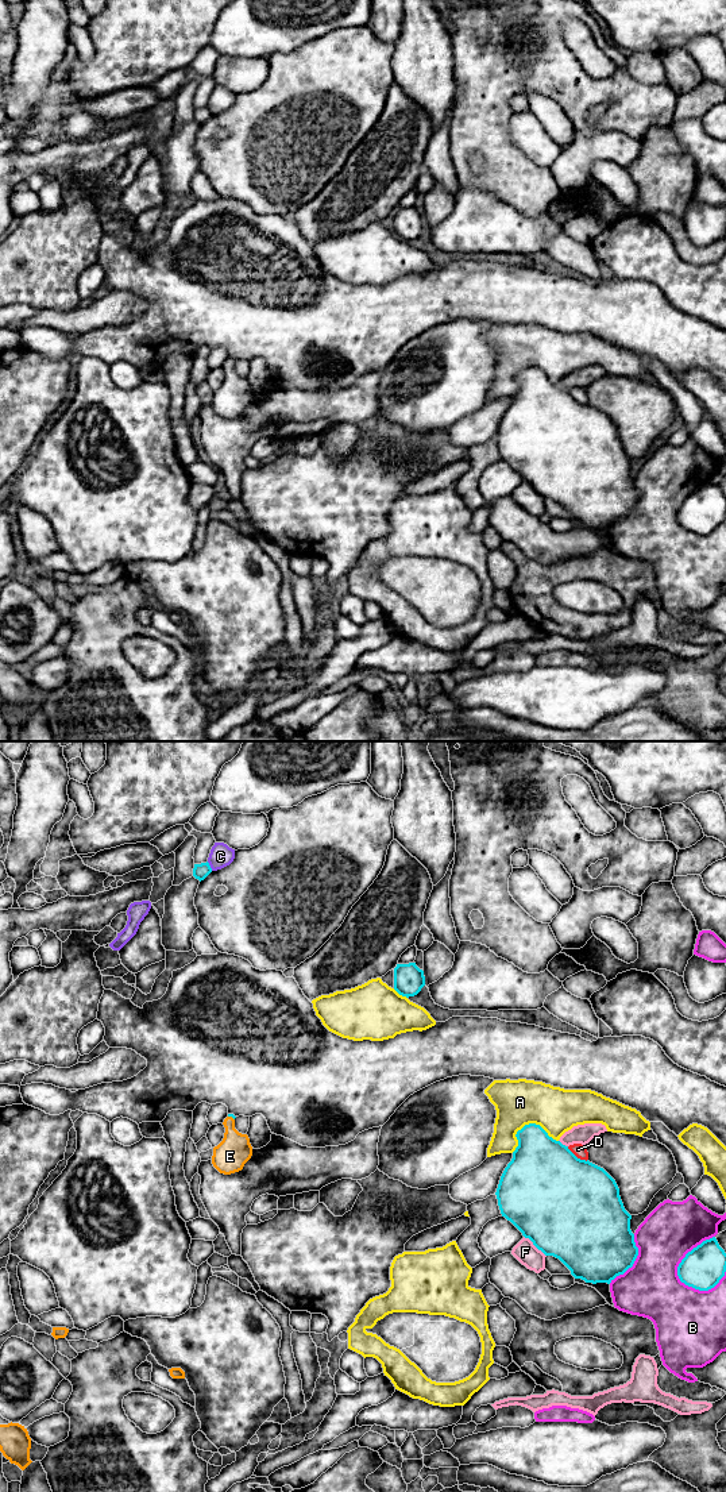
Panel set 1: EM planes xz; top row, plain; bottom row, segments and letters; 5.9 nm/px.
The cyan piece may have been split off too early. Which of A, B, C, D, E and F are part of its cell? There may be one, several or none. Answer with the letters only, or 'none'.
E

